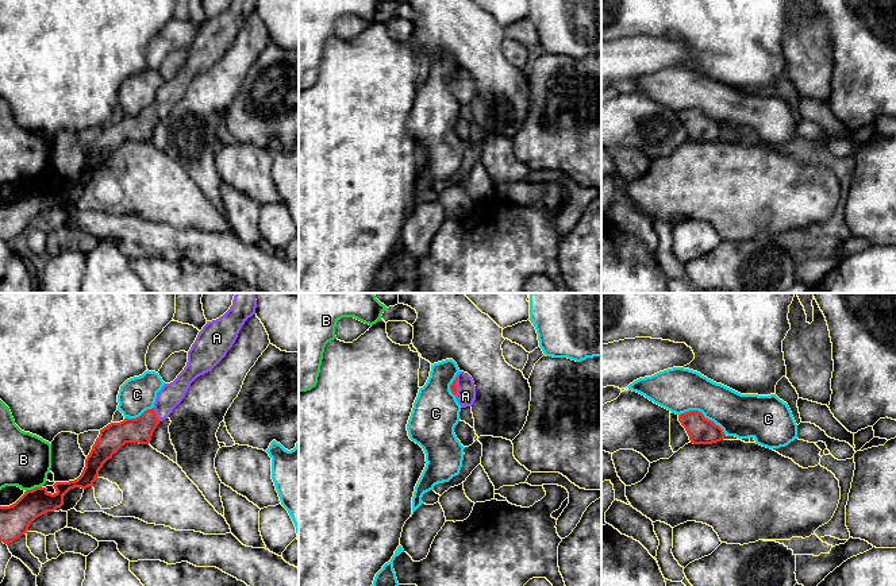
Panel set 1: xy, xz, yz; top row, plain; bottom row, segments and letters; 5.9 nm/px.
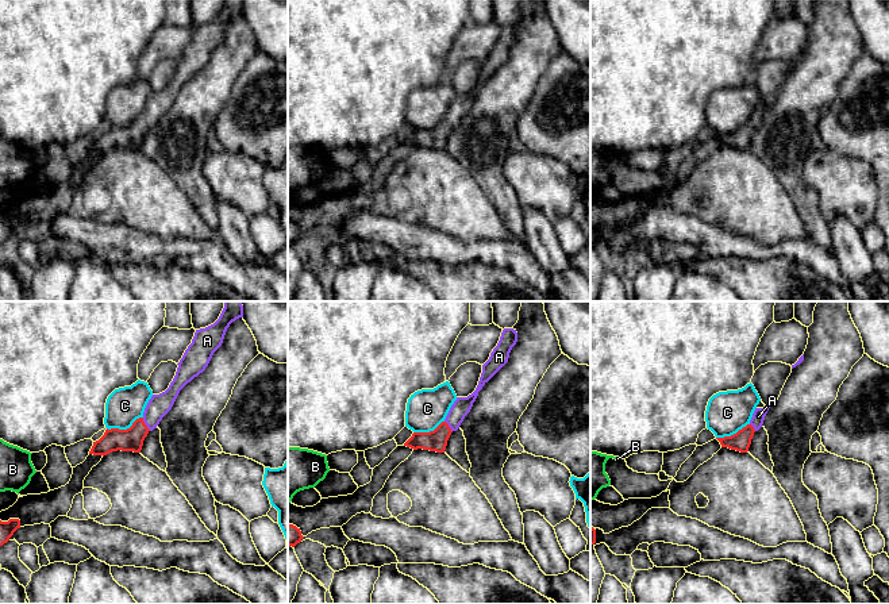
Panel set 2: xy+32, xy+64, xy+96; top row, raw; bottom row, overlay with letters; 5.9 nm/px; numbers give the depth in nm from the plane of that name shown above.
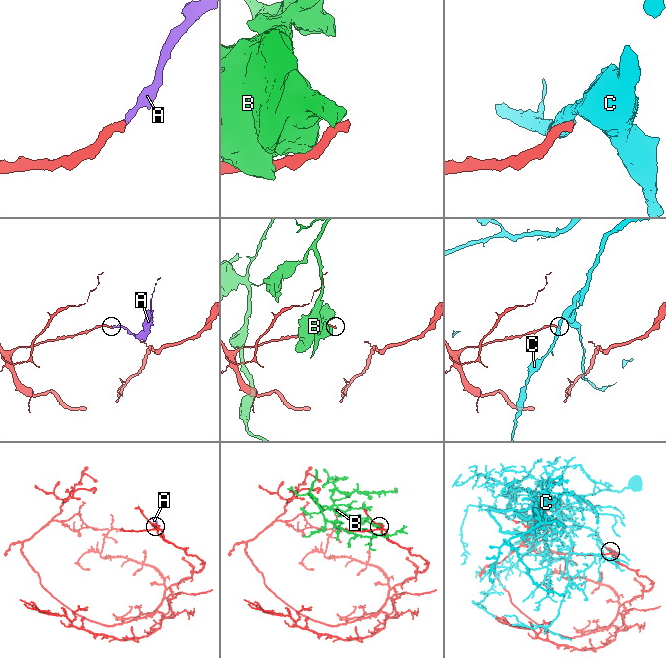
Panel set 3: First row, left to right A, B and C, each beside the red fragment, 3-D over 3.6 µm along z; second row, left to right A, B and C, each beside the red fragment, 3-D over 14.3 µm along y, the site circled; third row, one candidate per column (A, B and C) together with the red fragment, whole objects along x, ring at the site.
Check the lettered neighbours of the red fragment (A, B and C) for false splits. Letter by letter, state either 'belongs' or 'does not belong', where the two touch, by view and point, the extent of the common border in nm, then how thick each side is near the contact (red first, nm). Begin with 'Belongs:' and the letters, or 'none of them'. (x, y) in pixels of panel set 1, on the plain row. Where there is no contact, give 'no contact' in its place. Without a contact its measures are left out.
Belongs: A
A: belongs; contact xy (156, 112); length 90 nm; calibres 150 and 140 nm
B: does not belong; contact xy (33, 187); length 100 nm; calibres 180 and 300 nm
C: does not belong; contact yz (703, 112); length 300 nm; calibres 160 and 260 nm

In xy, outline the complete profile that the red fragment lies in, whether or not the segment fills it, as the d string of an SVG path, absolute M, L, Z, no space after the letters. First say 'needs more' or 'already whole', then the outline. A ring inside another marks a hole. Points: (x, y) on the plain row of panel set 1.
needs more; M232 0L216 18L207 19L188 49L188 59L177 76L165 81L157 90L154 104L136 116L111 120L96 136L81 173L69 180L55 180L55 190L35 185L9 204L0 204L0 239L9 242L27 231L30 221L39 213L64 203L64 193L74 185L93 184L103 162L126 140L149 142L157 123L169 115L182 99L191 81L211 69L235 41L245 19L255 12L257 0Z

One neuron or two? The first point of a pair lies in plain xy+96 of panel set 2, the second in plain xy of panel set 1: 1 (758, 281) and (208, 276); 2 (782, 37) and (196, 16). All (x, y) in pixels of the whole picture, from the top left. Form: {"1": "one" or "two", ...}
{"1": "one", "2": "two"}

